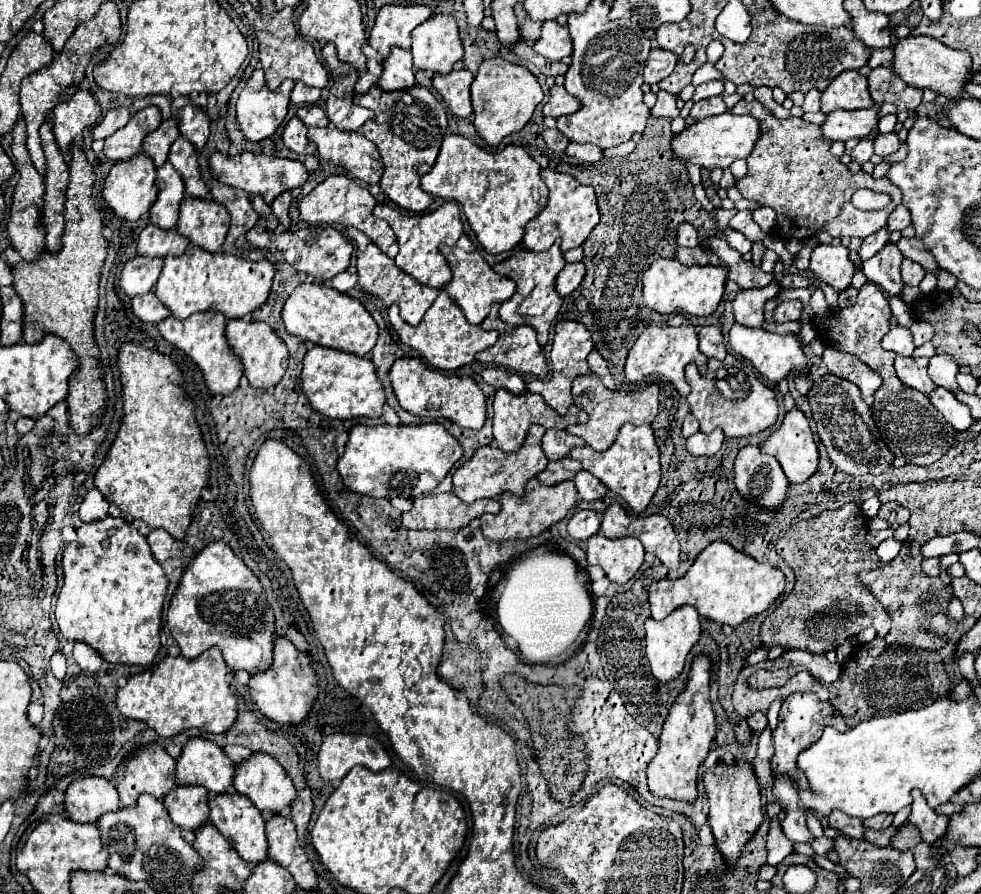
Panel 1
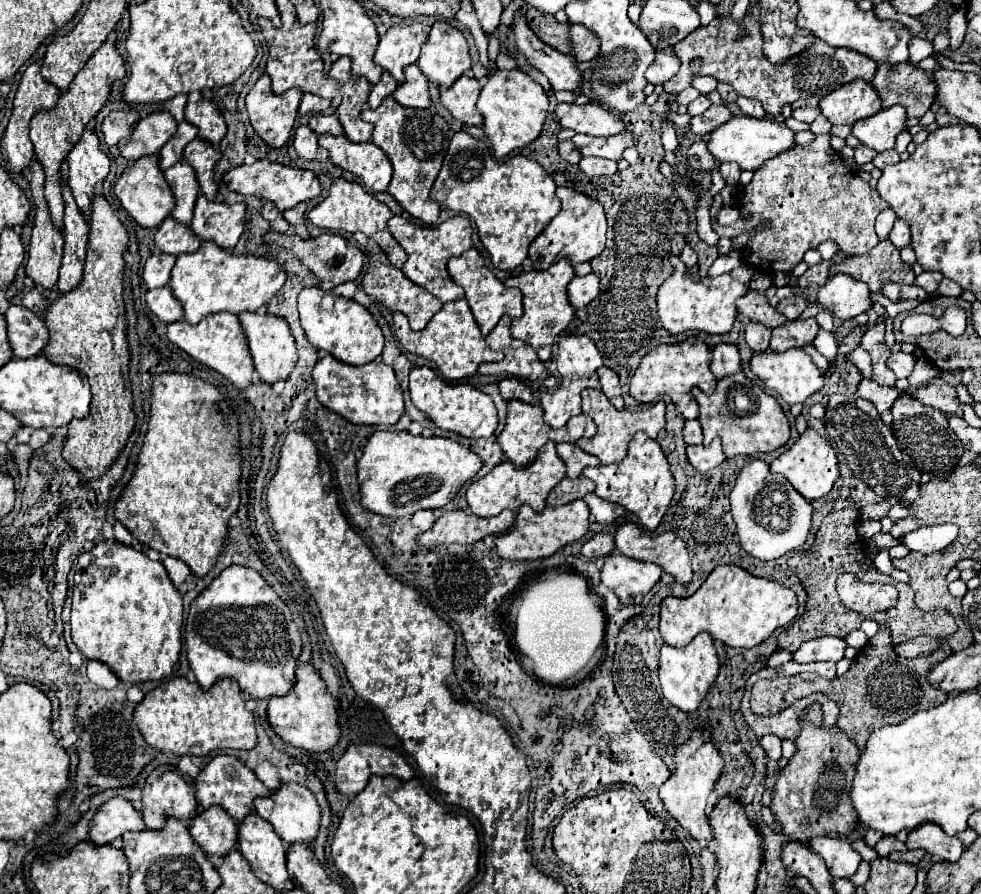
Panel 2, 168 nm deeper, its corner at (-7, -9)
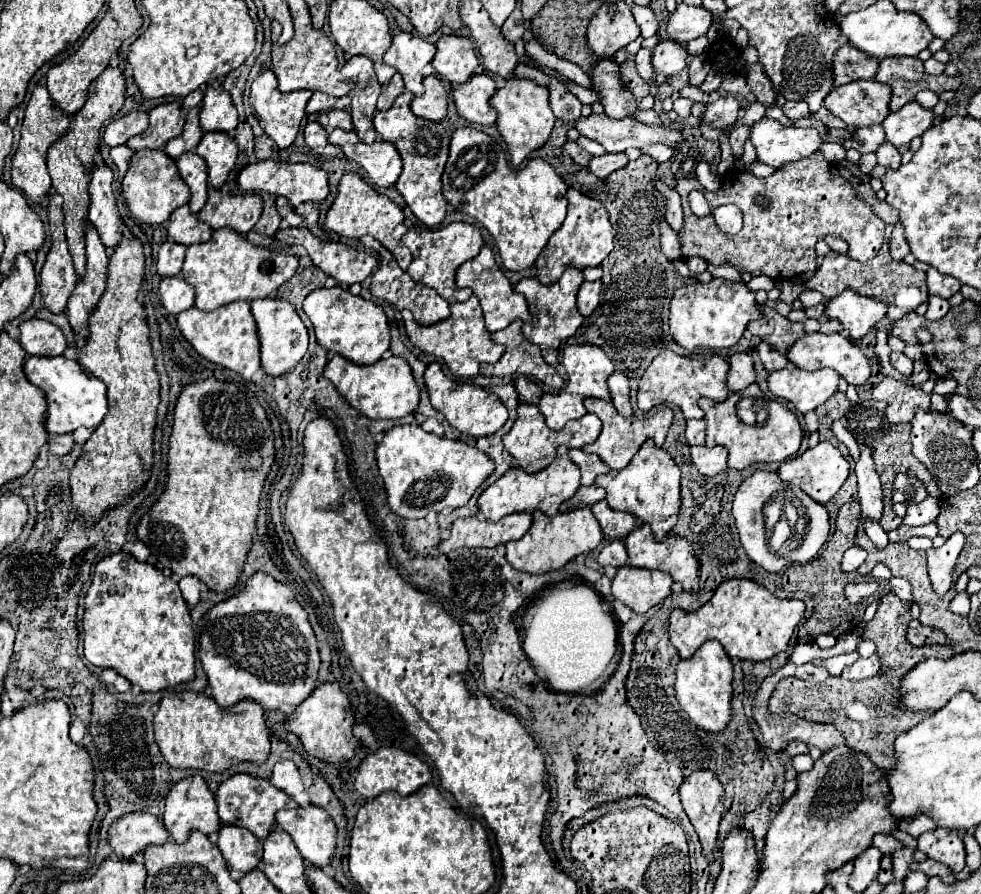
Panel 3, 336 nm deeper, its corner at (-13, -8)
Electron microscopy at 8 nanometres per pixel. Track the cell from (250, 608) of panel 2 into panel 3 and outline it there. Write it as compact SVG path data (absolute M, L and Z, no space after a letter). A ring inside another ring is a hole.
M254 572L248 582L236 590L230 598L212 606L200 624L200 662L208 676L208 684L212 688L212 698L222 706L232 706L240 698L250 698L254 702L264 704L264 708L280 708L280 706L298 706L308 694L318 686L316 674L320 666L320 656L316 648L316 636L308 622L304 608L298 604L294 592L268 576L266 572Z

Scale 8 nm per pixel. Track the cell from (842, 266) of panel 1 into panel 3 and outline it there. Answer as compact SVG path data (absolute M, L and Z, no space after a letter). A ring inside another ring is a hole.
M844 290L826 304L826 316L838 318L844 324L846 334L852 340L860 340L878 320L886 316L884 302L856 294L856 290Z

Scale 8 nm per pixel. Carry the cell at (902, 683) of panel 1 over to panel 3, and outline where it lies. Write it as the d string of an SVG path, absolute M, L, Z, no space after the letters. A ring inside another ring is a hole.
M886 594L878 604L874 620L862 634L866 640L872 640L876 644L876 654L882 662L876 676L866 680L846 680L842 676L830 676L820 684L810 684L808 680L798 678L784 678L776 684L768 700L768 710L772 710L772 714L790 712L808 720L832 724L844 734L846 746L864 752L882 770L892 768L892 744L896 734L912 728L924 716L928 716L928 712L910 712L900 706L900 682L904 680L904 674L908 674L908 670L924 660L920 658L920 648L910 646L906 640L906 624L910 620L910 604L900 600L896 594Z

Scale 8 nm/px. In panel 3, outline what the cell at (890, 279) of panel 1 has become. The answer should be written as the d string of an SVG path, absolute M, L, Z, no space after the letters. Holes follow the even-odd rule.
M930 296L928 298L928 310L926 310L926 318L928 320L938 320L938 318L942 318L946 312L948 312L948 308L950 308L950 304L948 304L948 300L944 300L944 298L940 298L940 296Z

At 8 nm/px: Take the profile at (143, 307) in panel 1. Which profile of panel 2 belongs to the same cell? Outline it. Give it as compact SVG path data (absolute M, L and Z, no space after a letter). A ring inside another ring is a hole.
M166 285L166 287L160 287L160 289L148 291L148 293L146 293L146 303L148 303L150 311L152 311L160 321L166 321L166 323L178 321L178 319L182 319L182 315L184 315L180 301L172 295L172 289L170 289L168 285Z

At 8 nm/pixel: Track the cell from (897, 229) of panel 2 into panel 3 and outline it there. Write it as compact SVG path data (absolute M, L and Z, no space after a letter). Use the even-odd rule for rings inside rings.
M900 222L894 226L892 238L890 238L890 254L894 260L902 260L906 254L910 252L910 246L904 238L904 226L900 226Z

